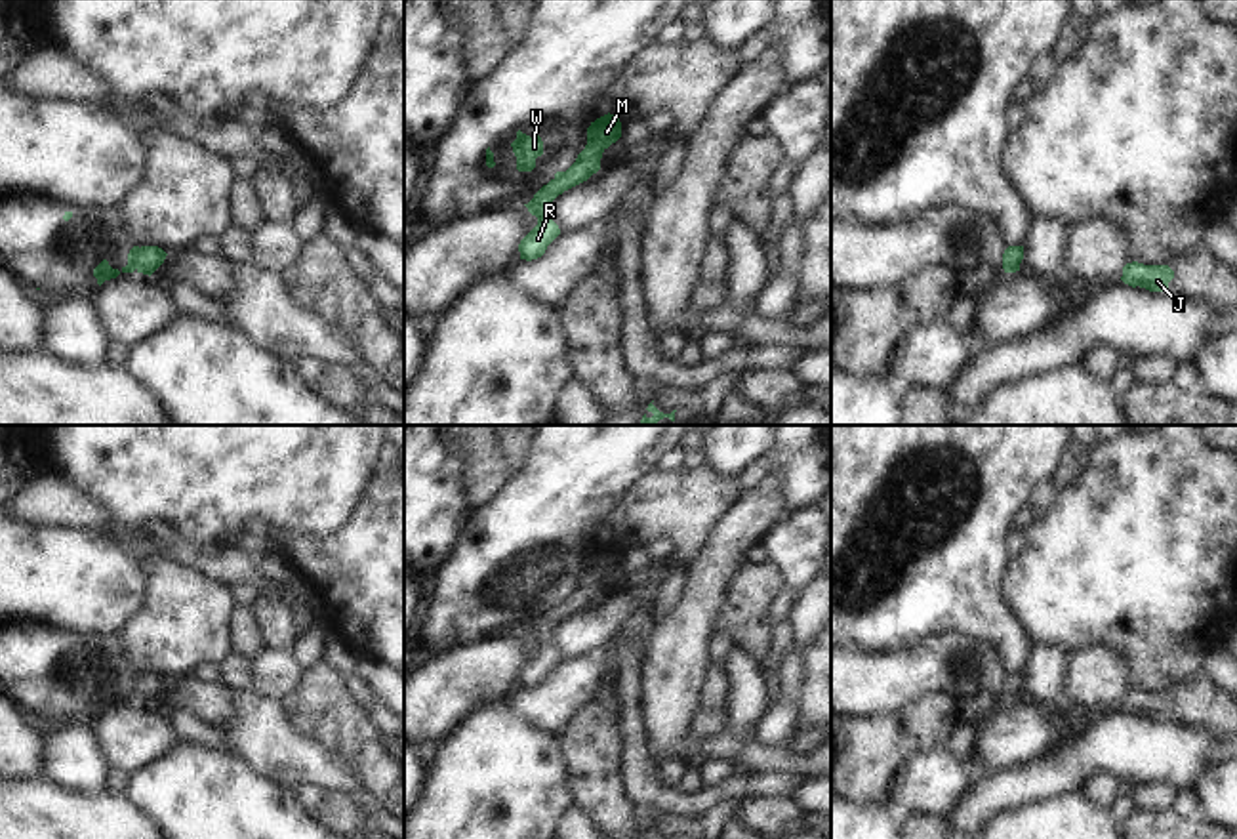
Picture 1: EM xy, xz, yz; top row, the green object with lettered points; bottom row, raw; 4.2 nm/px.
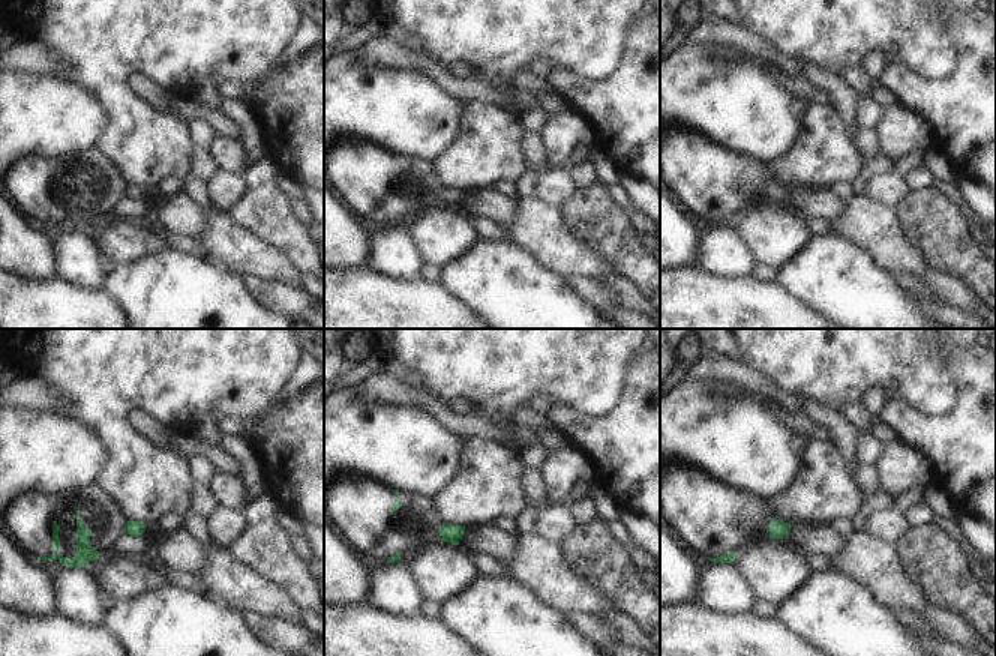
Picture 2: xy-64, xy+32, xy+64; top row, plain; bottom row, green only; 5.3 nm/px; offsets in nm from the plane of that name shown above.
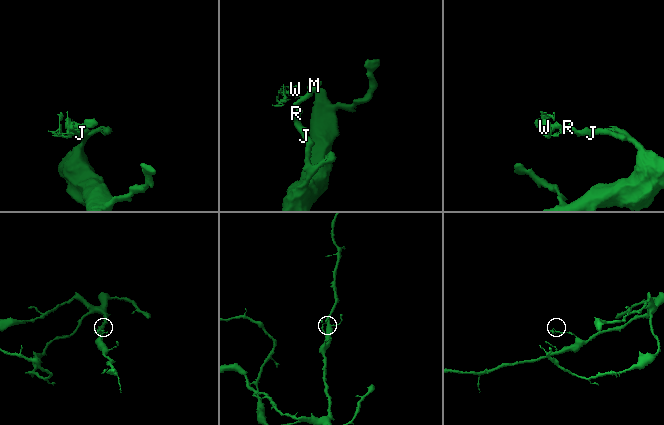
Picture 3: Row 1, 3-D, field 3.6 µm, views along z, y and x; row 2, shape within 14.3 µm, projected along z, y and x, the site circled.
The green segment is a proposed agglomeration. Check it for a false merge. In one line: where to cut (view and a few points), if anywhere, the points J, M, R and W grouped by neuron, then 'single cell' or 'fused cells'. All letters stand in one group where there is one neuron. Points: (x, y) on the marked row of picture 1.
cut xy (140, 248), (134, 267); groups J M R / W; fused cells

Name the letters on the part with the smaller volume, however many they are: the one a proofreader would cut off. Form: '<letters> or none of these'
W

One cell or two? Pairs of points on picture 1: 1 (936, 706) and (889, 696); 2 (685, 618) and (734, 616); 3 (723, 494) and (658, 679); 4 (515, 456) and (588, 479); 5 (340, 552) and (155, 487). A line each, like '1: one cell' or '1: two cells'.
1: two cells
2: two cells
3: two cells
4: two cells
5: two cells

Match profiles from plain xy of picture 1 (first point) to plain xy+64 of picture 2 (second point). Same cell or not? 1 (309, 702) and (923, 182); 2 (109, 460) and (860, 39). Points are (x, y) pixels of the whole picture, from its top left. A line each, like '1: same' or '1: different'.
1: different
2: same

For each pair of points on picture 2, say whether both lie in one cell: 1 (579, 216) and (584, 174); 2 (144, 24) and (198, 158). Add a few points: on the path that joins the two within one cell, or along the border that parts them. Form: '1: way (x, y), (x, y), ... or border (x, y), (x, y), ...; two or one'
1: border (594, 180), (578, 189); two
2: border (195, 147), (189, 171); two

